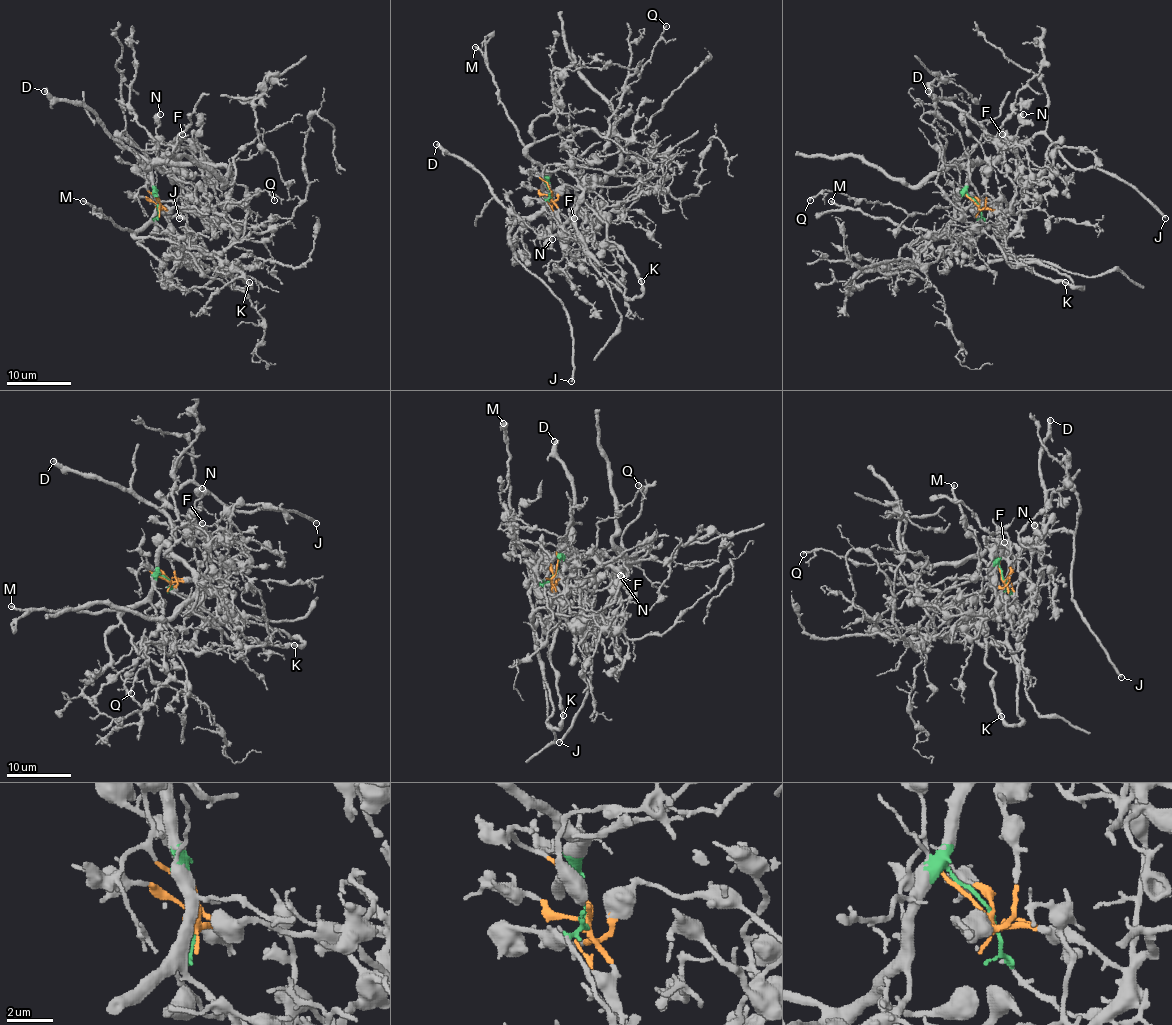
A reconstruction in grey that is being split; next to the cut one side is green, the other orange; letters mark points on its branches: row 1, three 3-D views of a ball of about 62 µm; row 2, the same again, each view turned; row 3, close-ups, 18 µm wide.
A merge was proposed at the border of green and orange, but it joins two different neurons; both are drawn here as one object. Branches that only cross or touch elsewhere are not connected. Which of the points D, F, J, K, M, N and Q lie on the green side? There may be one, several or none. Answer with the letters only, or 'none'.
D, J, M, Q

